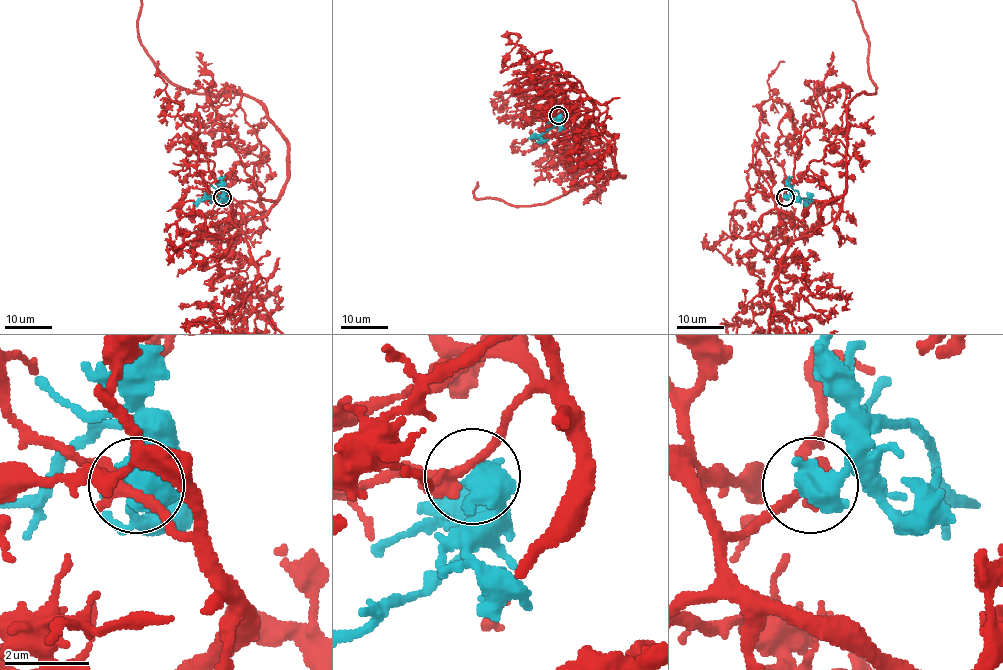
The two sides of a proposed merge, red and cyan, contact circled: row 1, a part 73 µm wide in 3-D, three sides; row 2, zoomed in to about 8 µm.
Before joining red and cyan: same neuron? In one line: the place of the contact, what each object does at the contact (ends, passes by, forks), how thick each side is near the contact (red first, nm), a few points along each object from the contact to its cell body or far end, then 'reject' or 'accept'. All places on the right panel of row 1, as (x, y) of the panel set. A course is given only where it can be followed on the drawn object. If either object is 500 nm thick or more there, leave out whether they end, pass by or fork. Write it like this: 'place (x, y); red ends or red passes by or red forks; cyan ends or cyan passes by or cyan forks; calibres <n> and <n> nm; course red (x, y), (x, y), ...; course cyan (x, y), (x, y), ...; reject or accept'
place (785, 197); calibres 280 and 700 nm; course red (785, 197), (778, 209), (810, 235), (843, 193), (847, 106), (875, 92); course cyan (785, 197), (796, 190), (802, 198), (809, 197), (809, 203); accept

